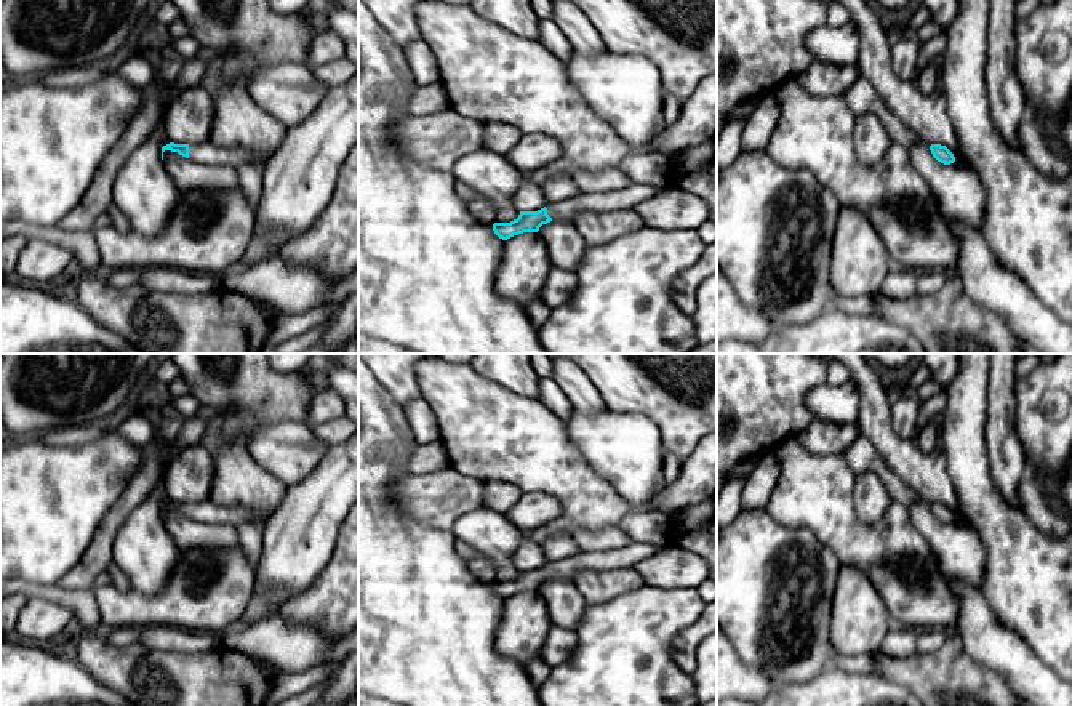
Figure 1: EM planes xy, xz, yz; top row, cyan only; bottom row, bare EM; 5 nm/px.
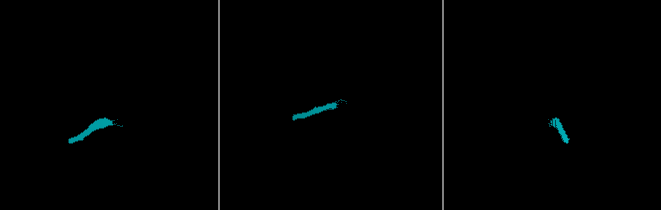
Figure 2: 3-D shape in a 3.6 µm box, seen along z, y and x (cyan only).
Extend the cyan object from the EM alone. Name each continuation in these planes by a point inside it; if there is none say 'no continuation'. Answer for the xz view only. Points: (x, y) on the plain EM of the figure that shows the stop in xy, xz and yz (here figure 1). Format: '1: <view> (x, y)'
1: xz (629, 556)

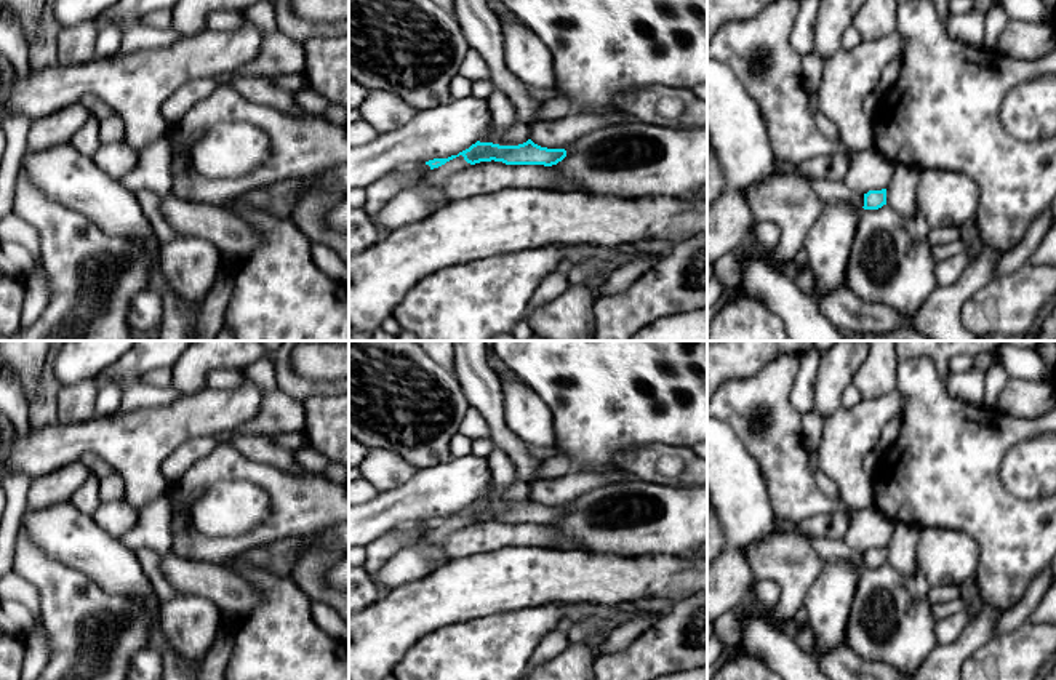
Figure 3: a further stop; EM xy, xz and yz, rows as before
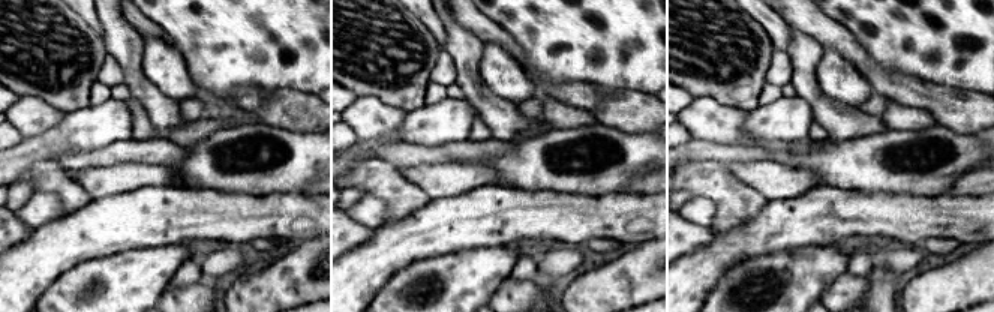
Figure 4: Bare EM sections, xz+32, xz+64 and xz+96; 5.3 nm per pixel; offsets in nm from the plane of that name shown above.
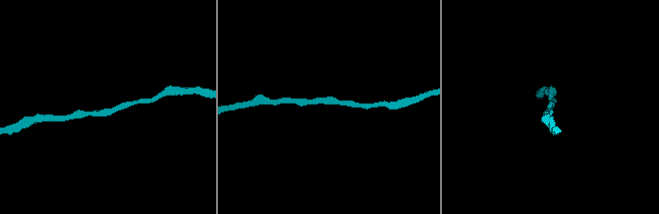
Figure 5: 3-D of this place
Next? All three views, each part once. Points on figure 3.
no continuation

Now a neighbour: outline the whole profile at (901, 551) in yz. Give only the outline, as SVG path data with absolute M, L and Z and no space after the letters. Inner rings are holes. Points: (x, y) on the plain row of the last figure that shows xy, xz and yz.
M896 523L890 544L886 546L886 562L902 574L917 573L917 542L920 530Z

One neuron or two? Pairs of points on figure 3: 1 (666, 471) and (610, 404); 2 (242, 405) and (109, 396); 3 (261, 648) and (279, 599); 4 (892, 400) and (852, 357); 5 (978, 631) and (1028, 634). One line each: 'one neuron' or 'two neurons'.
1: two neurons
2: two neurons
3: one neuron
4: two neurons
5: two neurons

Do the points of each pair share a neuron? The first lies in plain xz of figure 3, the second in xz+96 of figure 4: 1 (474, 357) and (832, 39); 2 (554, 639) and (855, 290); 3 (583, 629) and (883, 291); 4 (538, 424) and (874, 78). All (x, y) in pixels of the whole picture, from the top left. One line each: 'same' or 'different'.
1: different
2: different
3: different
4: different

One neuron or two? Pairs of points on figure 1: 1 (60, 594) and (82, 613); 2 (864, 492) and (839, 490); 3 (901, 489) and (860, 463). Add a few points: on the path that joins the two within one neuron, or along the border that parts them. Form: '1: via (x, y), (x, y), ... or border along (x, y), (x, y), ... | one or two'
1: via (64, 597), (77, 609) | one
2: border along (853, 474), (855, 513), (869, 524) | two
3: via (892, 481), (874, 463), (869, 463) | one

